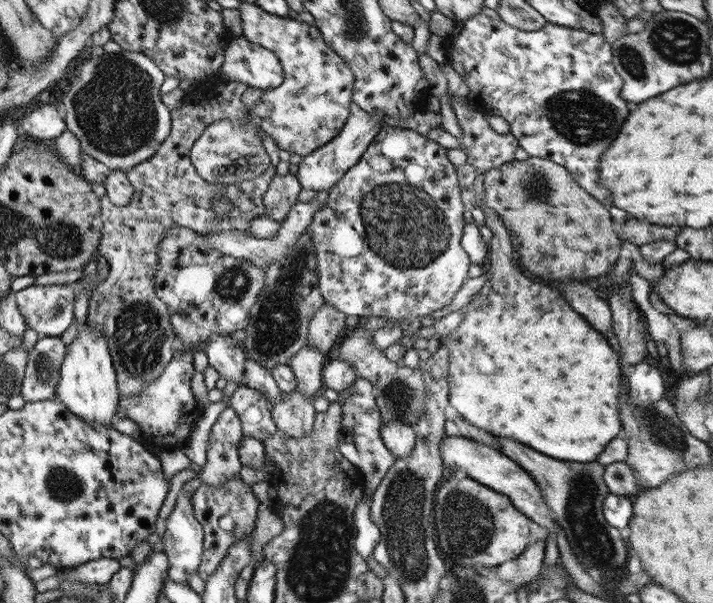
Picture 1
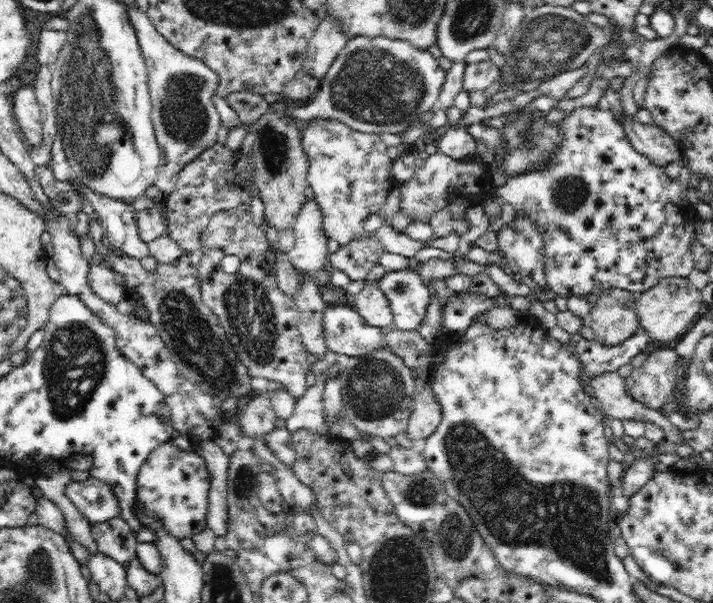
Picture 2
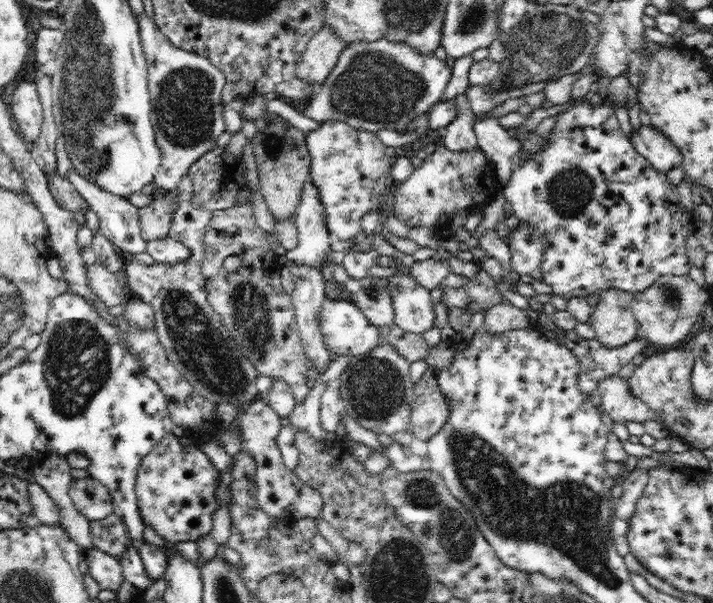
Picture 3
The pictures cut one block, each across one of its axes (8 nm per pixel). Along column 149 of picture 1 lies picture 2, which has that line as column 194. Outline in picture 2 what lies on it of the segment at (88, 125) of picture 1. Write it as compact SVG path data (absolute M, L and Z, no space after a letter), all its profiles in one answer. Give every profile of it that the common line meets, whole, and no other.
M123 3L123 6L145 58L149 95L153 106L151 115L161 150L155 185L160 188L165 198L175 189L183 166L217 141L216 134L221 118L211 96L215 94L218 77L197 58L188 58L176 50L154 28L148 15L136 5Z

